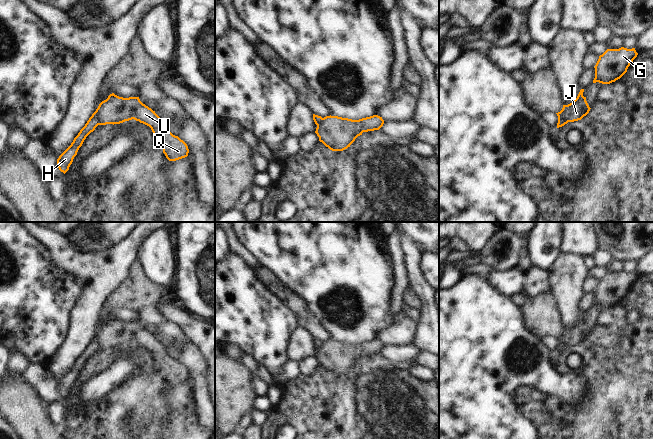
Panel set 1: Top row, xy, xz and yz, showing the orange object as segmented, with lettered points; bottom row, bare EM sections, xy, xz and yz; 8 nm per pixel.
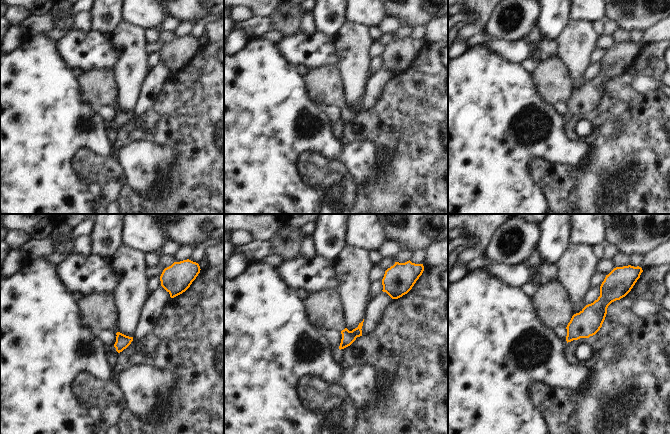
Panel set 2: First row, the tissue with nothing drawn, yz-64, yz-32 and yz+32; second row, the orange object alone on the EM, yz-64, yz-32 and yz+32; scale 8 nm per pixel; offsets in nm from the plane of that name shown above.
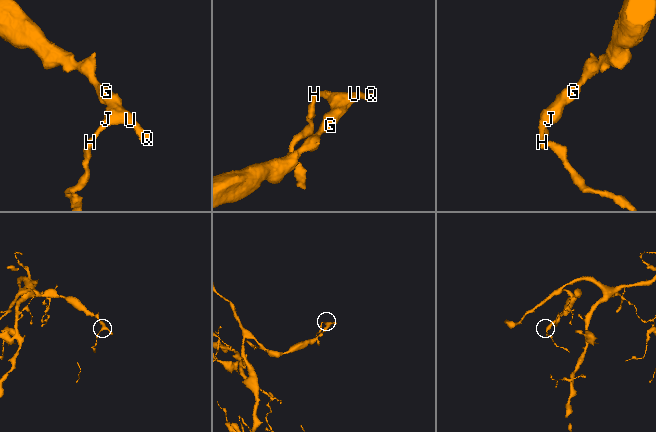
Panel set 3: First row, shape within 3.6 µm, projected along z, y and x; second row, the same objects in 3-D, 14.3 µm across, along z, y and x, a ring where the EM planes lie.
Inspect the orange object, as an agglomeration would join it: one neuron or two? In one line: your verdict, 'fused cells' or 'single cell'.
fused cells

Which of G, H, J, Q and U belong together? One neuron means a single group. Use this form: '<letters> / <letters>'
G J Q U / H

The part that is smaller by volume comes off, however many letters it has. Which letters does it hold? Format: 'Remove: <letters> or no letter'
Remove: H.

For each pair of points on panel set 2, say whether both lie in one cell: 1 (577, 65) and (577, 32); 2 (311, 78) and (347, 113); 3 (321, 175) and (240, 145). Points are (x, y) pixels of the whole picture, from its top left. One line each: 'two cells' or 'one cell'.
1: one cell
2: one cell
3: two cells

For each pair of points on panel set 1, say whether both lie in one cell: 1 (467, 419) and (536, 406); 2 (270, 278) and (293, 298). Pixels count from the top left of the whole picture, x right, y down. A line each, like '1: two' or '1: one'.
1: two
2: one

